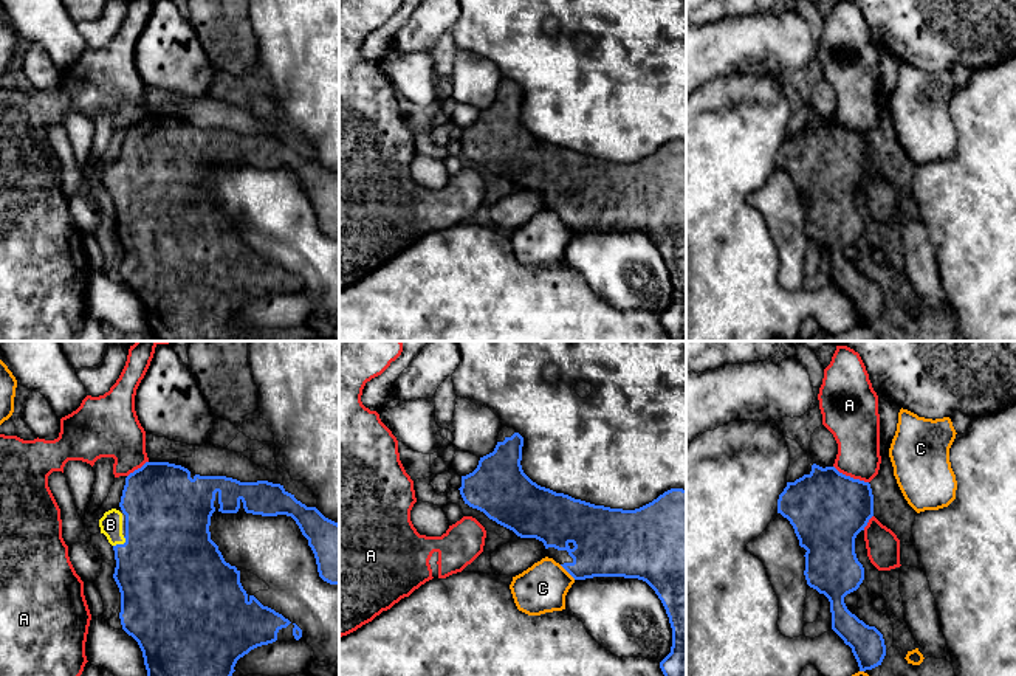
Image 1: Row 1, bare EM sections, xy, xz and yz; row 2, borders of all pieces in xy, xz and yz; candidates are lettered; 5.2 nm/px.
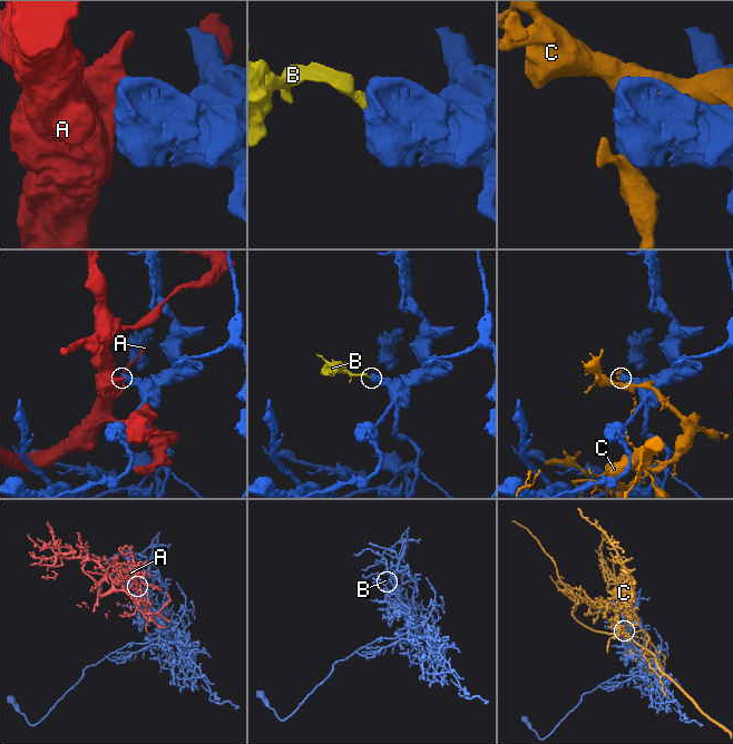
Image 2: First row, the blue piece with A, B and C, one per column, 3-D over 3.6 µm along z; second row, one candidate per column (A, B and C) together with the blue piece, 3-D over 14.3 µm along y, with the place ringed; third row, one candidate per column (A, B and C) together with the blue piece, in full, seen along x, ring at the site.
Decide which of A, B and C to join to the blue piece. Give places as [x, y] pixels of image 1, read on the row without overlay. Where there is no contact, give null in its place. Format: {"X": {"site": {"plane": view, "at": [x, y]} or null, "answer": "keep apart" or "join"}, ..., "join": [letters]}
{"A": {"site": {"plane": "yz", "at": [849, 129]}, "answer": "keep apart"}, "B": {"site": {"plane": "xy", "at": [120, 197]}, "answer": "join"}, "C": {"site": {"plane": "xz", "at": [567, 224]}, "answer": "keep apart"}, "join": ["B"]}

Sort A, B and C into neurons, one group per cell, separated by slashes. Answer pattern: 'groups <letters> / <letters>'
groups A / B / C

